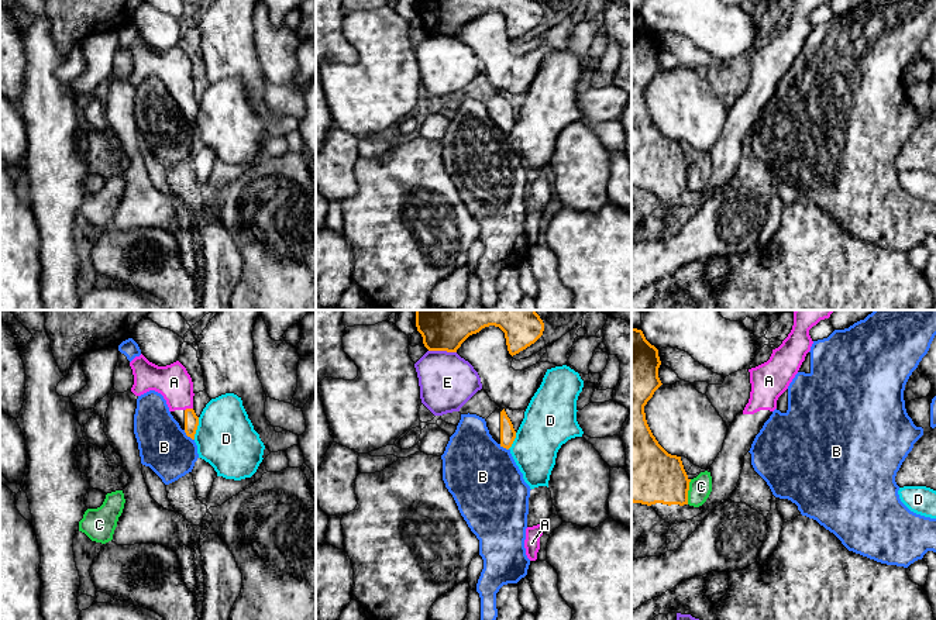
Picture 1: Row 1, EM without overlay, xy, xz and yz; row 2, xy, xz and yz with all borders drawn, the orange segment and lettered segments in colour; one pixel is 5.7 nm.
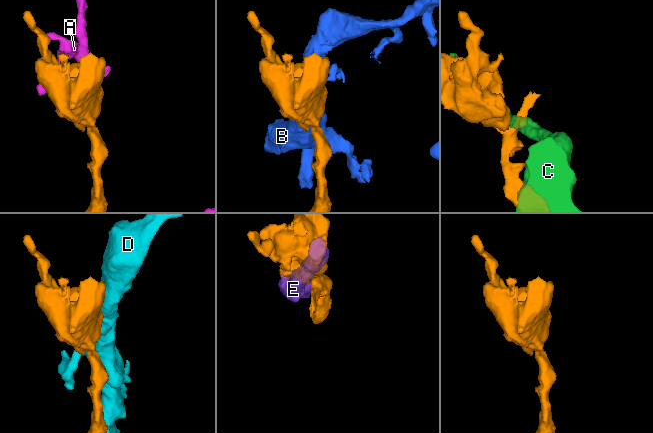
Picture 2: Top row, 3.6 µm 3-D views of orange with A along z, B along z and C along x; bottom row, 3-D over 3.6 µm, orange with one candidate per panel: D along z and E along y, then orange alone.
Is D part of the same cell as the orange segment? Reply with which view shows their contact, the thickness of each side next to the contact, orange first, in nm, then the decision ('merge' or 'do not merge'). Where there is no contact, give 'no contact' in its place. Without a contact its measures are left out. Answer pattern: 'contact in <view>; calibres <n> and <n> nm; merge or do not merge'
contact in xy; calibres 80 and 340 nm; do not merge

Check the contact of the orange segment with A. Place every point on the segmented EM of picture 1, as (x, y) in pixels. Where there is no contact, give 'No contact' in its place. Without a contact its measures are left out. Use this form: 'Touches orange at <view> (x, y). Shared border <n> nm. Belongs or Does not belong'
Touches orange at xy (188, 409). Shared border 50 nm. Belongs

